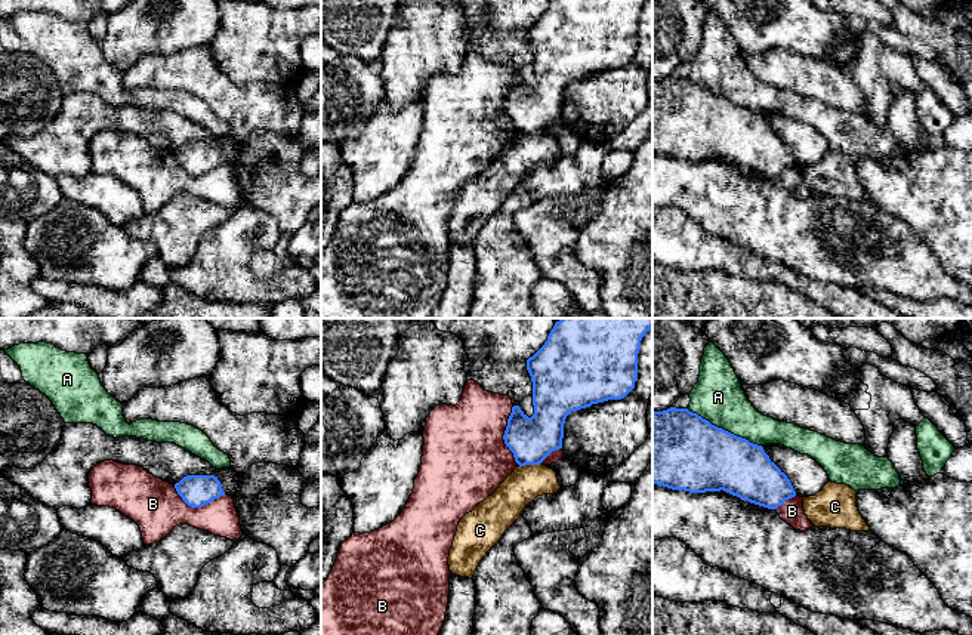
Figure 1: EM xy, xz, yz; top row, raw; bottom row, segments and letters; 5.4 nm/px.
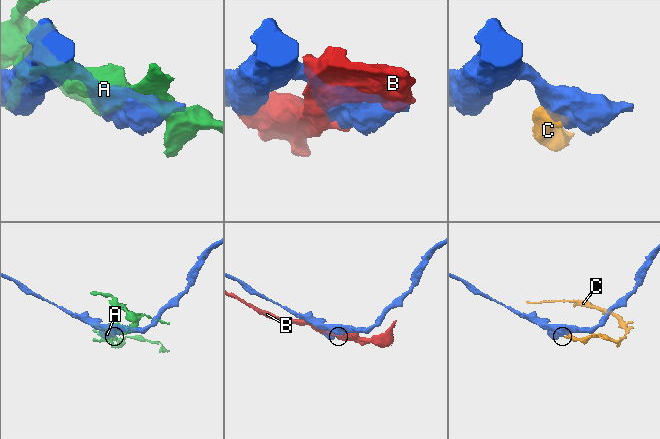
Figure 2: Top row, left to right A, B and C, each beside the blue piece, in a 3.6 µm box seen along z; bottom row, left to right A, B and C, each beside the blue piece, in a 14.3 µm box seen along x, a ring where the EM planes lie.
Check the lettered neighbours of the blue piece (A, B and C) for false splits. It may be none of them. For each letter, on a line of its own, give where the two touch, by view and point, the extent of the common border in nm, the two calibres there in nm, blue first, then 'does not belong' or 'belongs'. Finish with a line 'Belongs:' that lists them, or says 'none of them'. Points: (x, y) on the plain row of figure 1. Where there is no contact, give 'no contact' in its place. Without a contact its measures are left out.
A: yz (724, 98) | 460 nm | 420/280 nm | does not belong
B: xz (503, 104) | 320 nm | 240/460 nm | does not belong
C: xz (530, 132) | 120 nm | 240/190 nm | does not belong
Belongs: none of them

